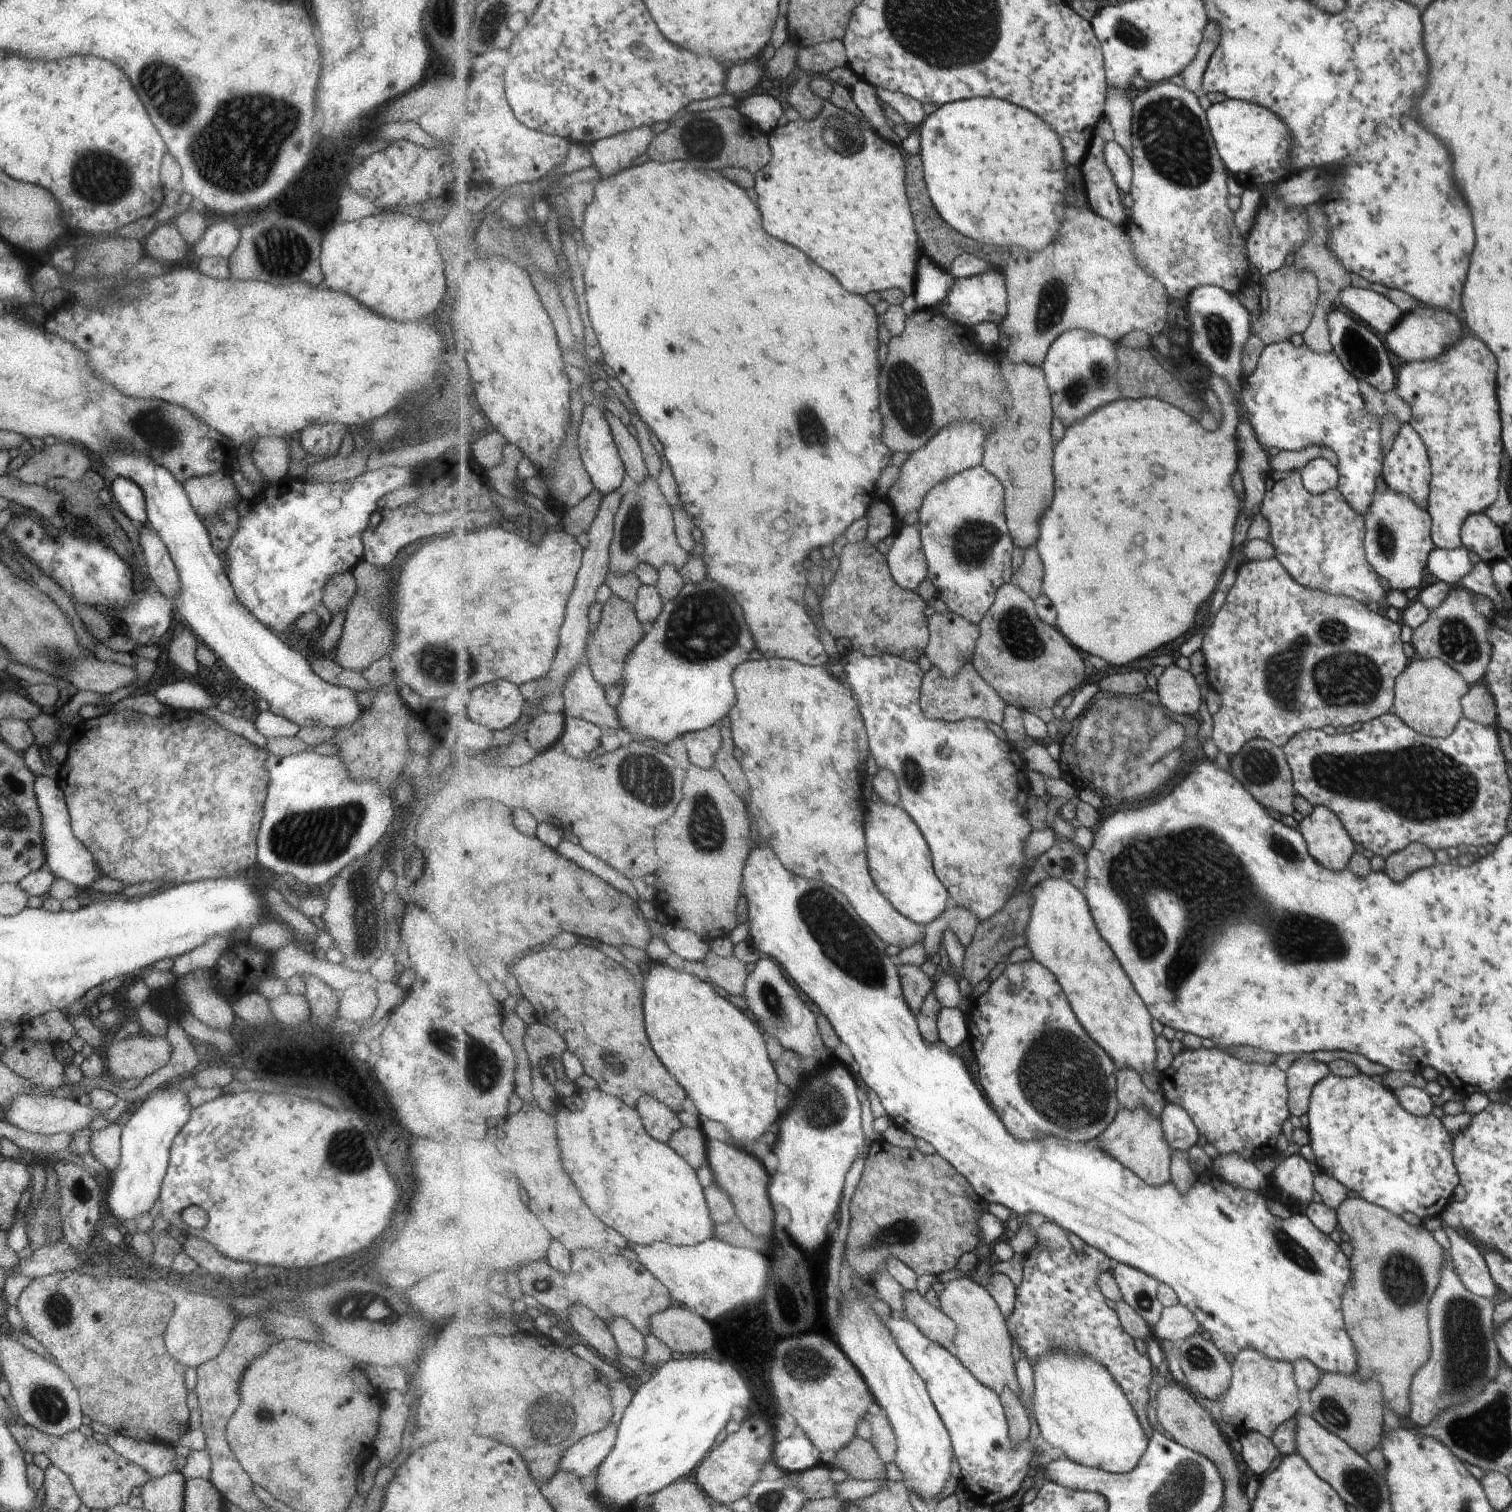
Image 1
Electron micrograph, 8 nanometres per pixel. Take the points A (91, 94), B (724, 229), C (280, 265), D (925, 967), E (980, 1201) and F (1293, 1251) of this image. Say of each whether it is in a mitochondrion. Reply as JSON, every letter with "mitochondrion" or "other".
{"A":"other","B":"other","C":"mitochondrion","D":"other","E":"other","F":"mitochondrion"}

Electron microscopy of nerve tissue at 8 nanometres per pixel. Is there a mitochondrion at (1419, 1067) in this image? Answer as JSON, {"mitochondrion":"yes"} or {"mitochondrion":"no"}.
{"mitochondrion":"no"}

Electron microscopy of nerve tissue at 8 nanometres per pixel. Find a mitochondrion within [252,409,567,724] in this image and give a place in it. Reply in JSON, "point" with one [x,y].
{"point":[431,665]}

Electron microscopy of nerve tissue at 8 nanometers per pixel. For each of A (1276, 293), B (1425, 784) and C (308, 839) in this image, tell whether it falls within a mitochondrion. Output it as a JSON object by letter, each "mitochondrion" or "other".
{"A":"other","B":"mitochondrion","C":"mitochondrion"}

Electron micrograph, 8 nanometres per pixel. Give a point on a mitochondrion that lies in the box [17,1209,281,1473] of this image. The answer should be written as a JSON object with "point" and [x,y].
{"point":[50,1406]}

